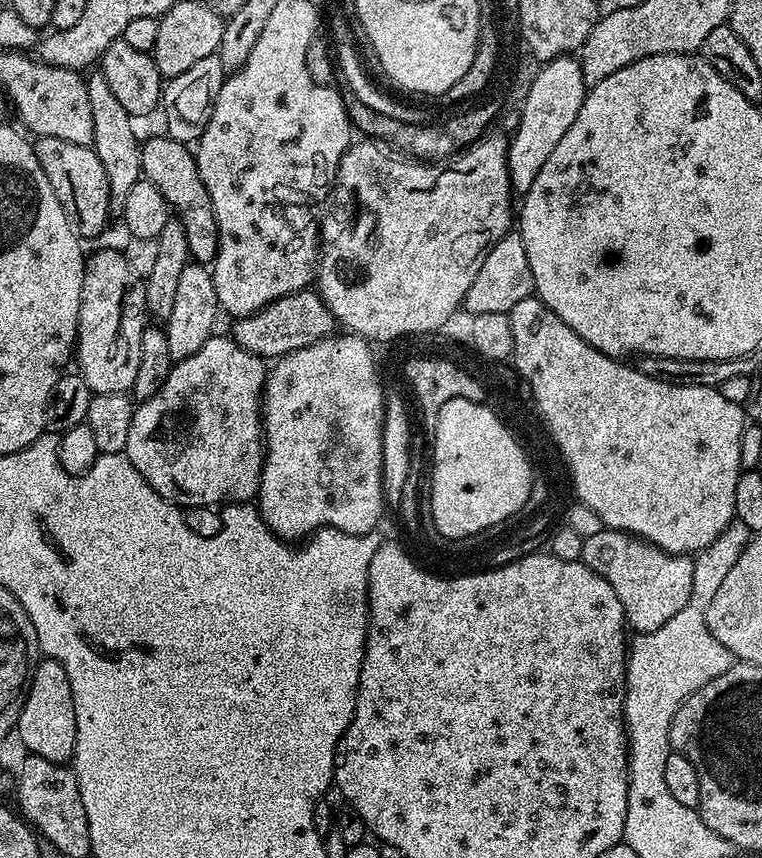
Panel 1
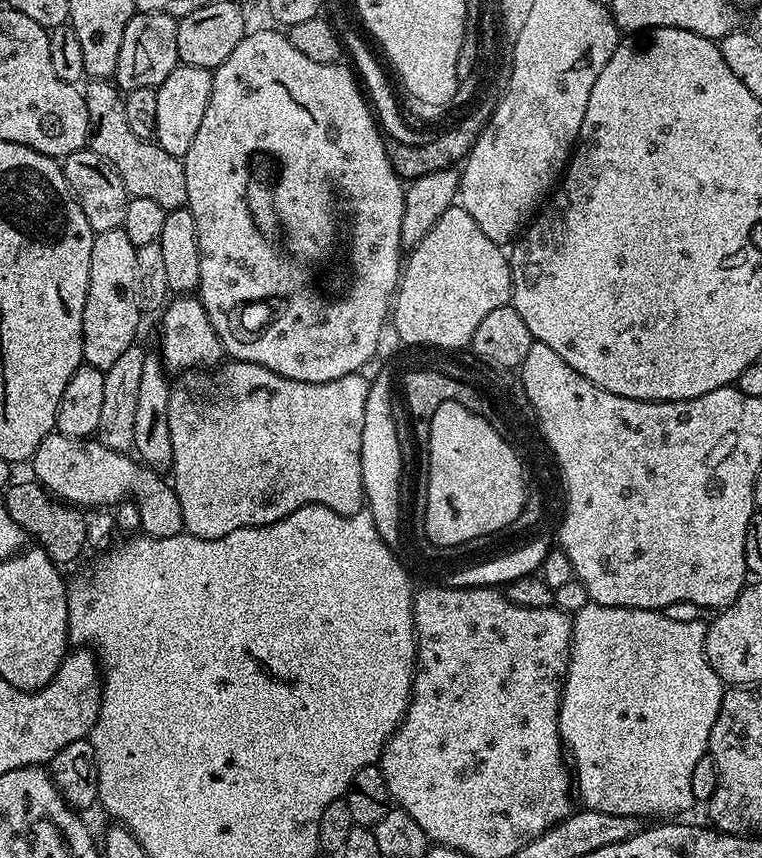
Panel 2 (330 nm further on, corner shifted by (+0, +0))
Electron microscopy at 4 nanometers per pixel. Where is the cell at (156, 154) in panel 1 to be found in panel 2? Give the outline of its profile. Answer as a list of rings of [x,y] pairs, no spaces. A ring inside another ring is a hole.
[[[92,78],[87,84],[88,88],[83,89],[90,129],[87,147],[91,148],[94,154],[101,156],[118,173],[129,197],[151,198],[167,213],[185,207],[188,195],[183,159],[174,154],[166,154],[166,150],[162,150],[160,144],[138,138],[138,134],[130,130],[130,125],[126,123],[124,96],[111,79]]]

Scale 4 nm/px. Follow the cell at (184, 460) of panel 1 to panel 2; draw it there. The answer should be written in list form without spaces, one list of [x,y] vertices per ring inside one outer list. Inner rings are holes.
[[[229,359],[215,370],[185,372],[179,380],[180,385],[177,383],[170,394],[170,442],[172,443],[170,483],[175,488],[178,502],[182,506],[184,532],[187,535],[214,542],[223,536],[232,535],[232,532],[239,528],[263,528],[279,520],[286,520],[289,514],[301,511],[307,504],[321,504],[326,506],[329,512],[337,512],[346,518],[355,517],[359,513],[356,511],[359,508],[361,511],[365,507],[360,447],[362,446],[362,422],[366,418],[369,381],[364,380],[359,372],[346,374],[334,382],[315,384],[282,378],[274,374],[274,370],[266,370],[266,366],[261,364]]]

